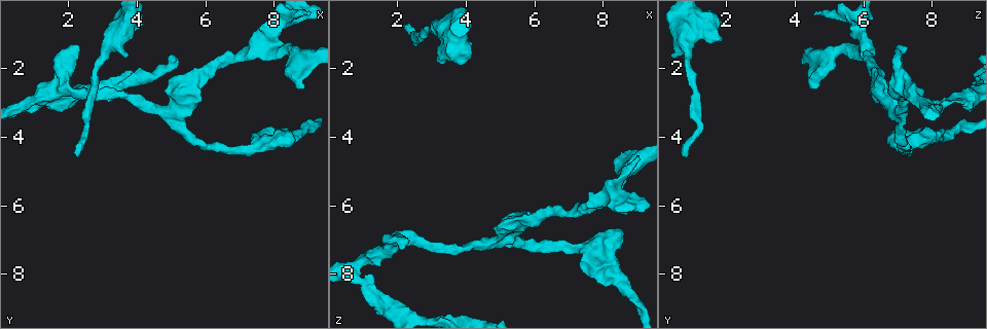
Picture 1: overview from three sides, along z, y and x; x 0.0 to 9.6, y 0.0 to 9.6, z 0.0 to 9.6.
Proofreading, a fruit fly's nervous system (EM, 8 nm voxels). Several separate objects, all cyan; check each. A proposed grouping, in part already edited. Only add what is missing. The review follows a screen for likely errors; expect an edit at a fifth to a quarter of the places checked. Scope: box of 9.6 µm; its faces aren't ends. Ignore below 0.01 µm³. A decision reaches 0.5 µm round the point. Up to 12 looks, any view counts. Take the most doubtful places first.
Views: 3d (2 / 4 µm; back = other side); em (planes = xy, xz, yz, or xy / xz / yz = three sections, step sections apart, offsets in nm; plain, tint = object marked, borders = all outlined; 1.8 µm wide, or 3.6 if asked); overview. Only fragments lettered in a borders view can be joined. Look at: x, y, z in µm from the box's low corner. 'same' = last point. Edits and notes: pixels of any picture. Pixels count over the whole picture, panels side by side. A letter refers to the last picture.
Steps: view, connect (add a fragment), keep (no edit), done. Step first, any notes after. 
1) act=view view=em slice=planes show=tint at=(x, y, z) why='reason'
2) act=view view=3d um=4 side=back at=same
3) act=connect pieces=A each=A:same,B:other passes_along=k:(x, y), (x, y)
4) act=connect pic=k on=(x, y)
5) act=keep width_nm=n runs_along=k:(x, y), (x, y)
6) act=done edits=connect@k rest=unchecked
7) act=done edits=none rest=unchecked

act=view view=em slice=planes show=borders at=(2.25, 4.60, 0.85) why='an open end'

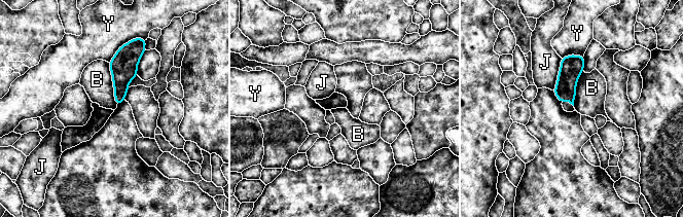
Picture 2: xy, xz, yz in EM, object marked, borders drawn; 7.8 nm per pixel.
act=keep width_nm=110 each=B:other,J:other,Y:other found='no lettered fragment goes on from it'

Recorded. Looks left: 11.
act=view view=3d um=4 at=(0.65, 3.15, 8.05) why='thick turns thin'

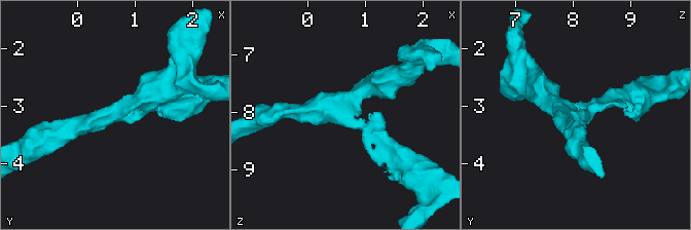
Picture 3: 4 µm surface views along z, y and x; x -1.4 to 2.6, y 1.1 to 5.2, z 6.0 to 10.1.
act=view view=em slice=planes show=borders at=(0.65, 3.15, 8.10) arms=3 arm_widths_nm=190,240,260

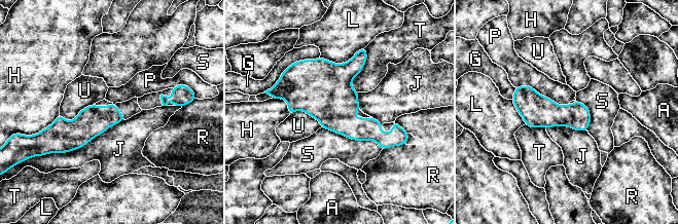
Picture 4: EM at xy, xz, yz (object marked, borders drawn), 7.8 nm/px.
act=keep width_nm=200 longest_contact=J:650nm each=A:other,G:other,H:other,J:other,L:other,P:other,R:other,S:other,T:other,U:other found='none of them fits'

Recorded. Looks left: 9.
act=view view=em slice=yz step=16 show=tint at=(4.95, 3.20, 7.00) why='three-way junction'

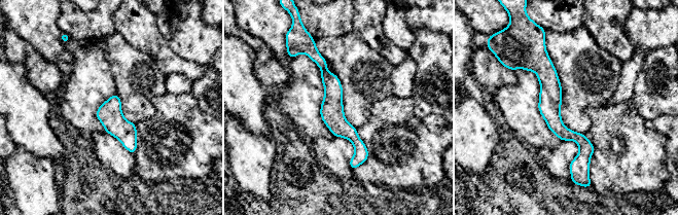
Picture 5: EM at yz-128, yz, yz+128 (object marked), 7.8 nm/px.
act=view view=em slice=planes show=borders at=same

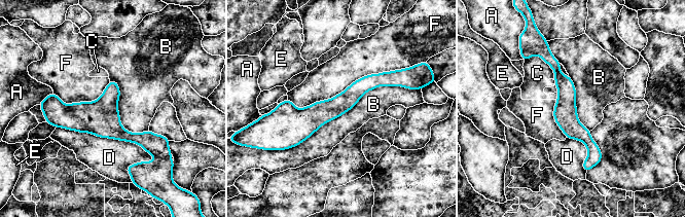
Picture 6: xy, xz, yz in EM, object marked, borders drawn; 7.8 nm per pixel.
act=keep each=A:other,B:other,C:other,D:other,E:other,F:other runs_along=6:(396, 82), (280, 115) found='none of them fits'

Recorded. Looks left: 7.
act=view view=em slice=xy step=16 show=borders at=(2.05, 1.35, 7.20) why='free end'

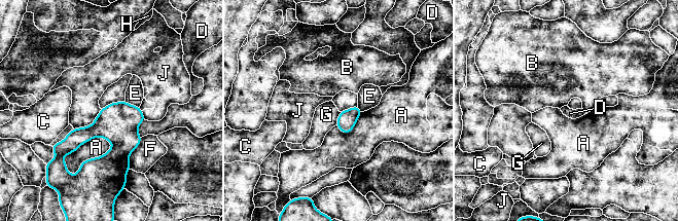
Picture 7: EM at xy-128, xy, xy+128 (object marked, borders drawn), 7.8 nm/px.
act=view view=em slice=planes show=borders at=same

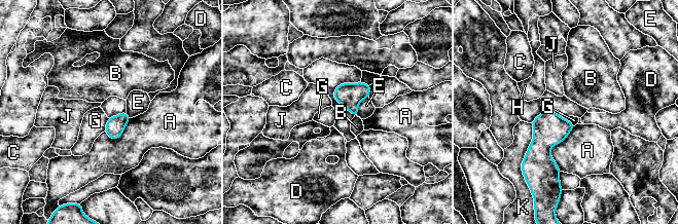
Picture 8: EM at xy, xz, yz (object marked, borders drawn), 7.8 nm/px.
act=keep each=A:other,B:other,C:other,D:other,E:other,G:other,H:other,J:other,K:other border=8:(109, 118), (104, 131) found='no lettered fragment goes on from it'

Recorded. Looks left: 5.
act=view view=3d um=4 at=(4.05, 0.75, 1.80) why='stops while still wide'

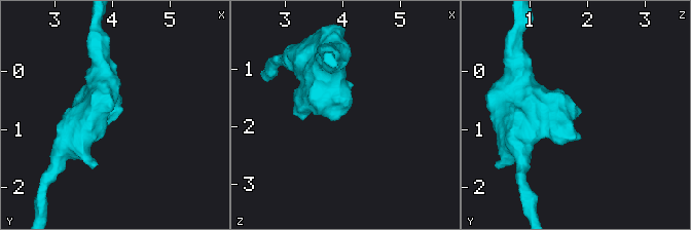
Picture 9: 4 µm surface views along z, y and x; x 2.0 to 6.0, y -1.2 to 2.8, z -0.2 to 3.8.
act=view view=em um=3.6 slice=xz step=8 show=tint at=(4.05, 0.75, 1.80) why='need the tissue'

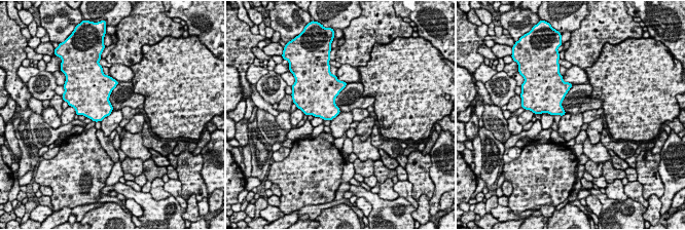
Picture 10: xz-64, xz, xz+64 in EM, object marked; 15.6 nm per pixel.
act=view view=em um=3.6 slice=planes show=borders at=same why='another direction'

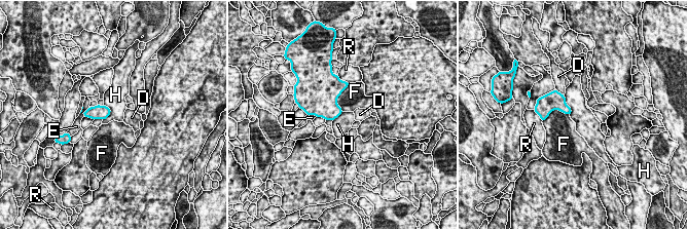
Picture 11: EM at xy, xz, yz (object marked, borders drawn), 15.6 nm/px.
act=keep each=D:other,E:other,F:other,H:other,R:other border=11:(564, 96), (571, 110), (570, 115) found='no lettered fragment goes on from it'

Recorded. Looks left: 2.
act=done edits=none rest=unchecked

